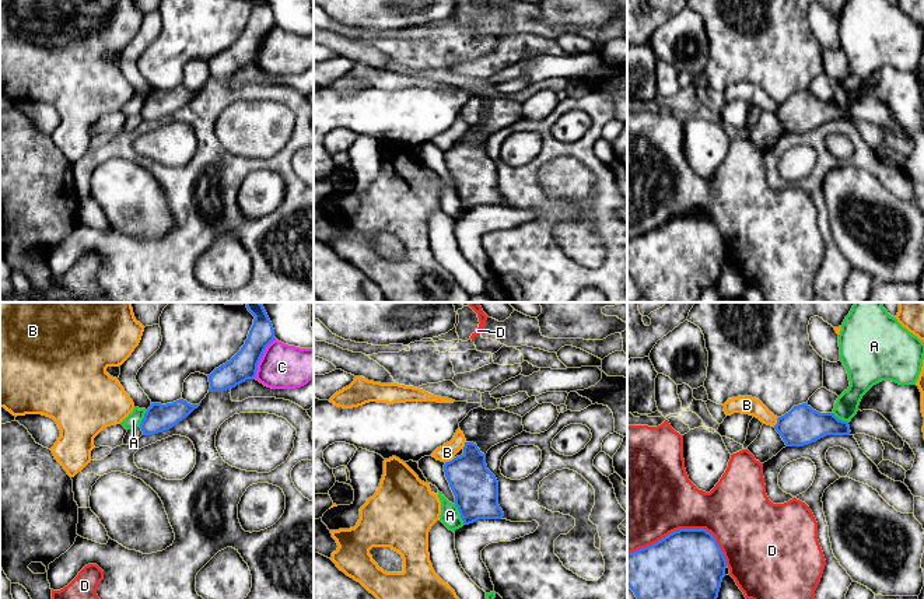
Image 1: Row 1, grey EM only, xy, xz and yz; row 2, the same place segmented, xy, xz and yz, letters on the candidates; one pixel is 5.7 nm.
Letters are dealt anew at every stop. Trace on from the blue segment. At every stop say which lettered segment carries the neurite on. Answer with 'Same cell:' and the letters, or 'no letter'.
Same cell: no letter

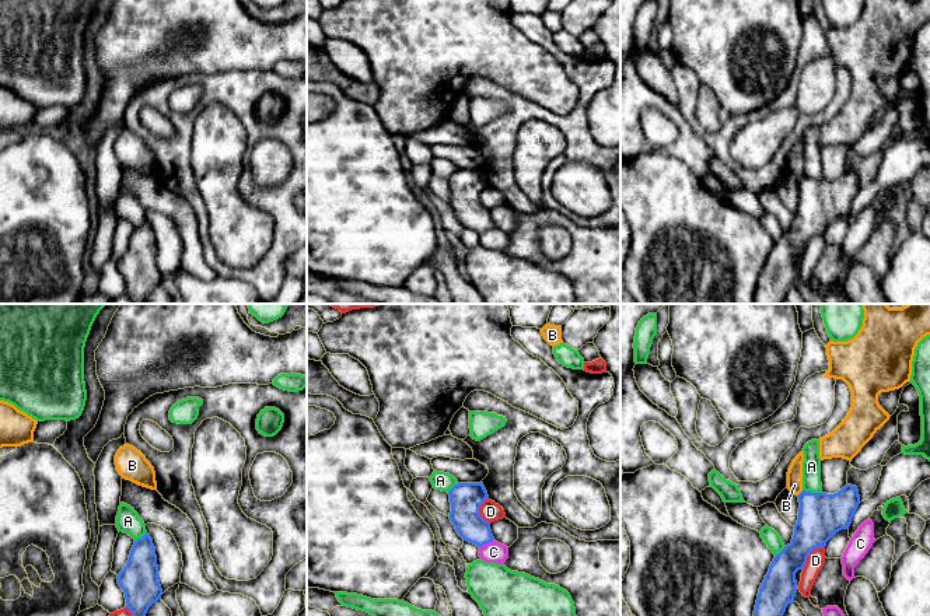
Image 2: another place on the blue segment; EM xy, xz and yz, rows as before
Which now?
Same cell: no letter

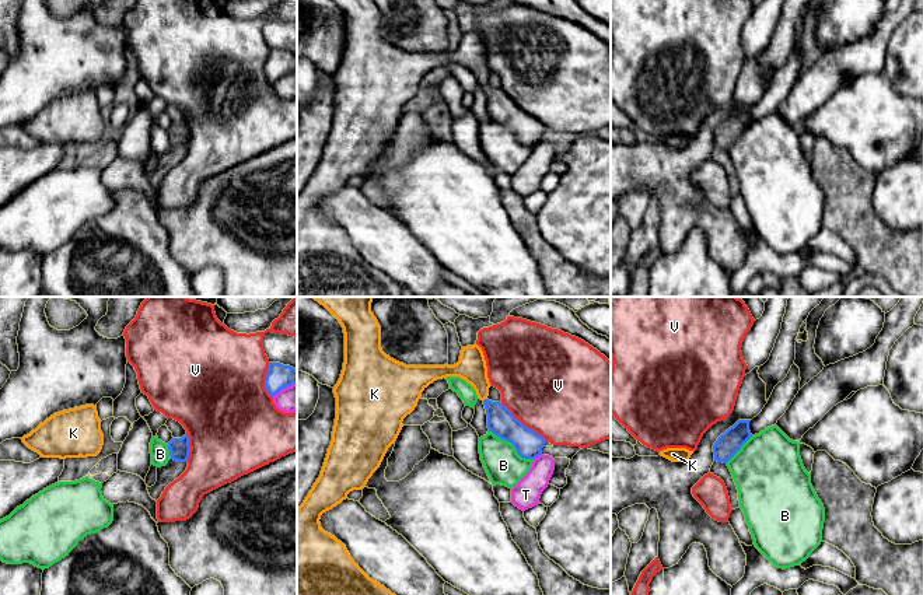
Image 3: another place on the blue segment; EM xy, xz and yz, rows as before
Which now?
Same cell: K

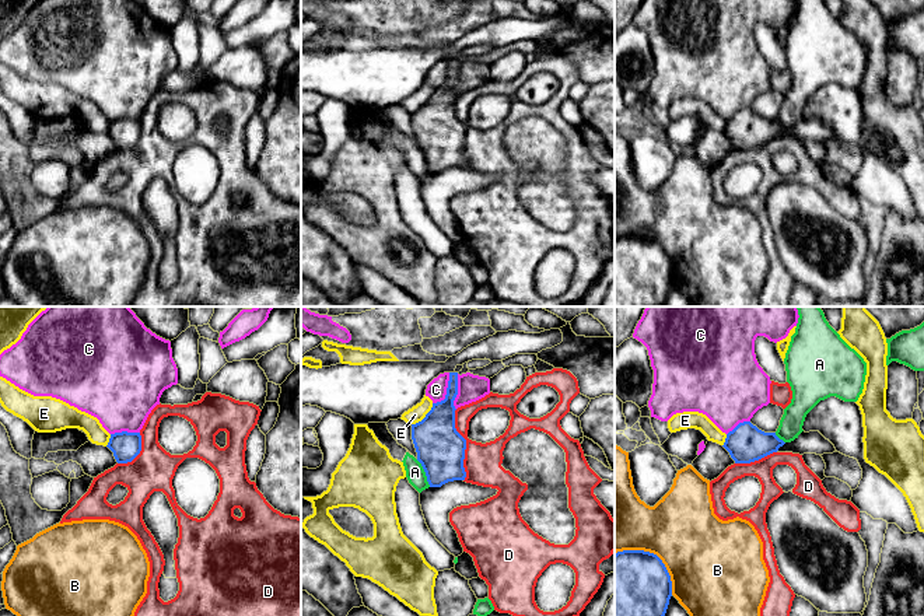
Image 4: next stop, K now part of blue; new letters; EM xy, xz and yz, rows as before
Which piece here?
Same cell: no letter

